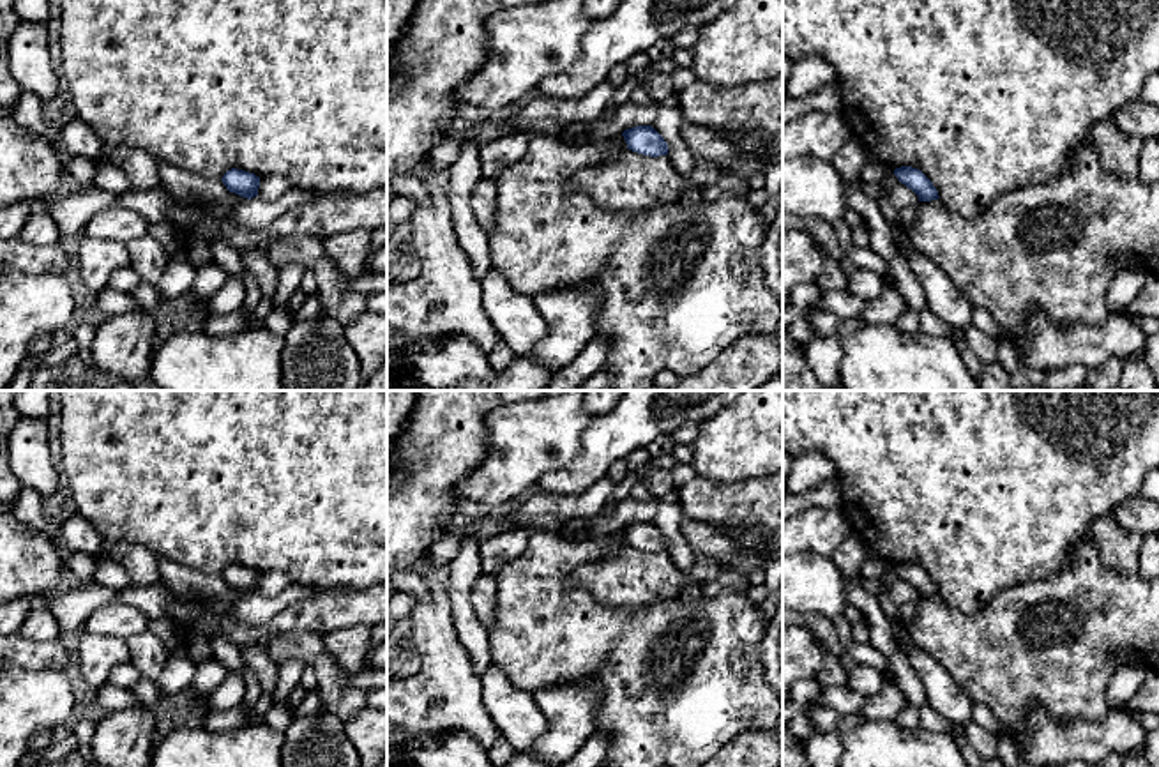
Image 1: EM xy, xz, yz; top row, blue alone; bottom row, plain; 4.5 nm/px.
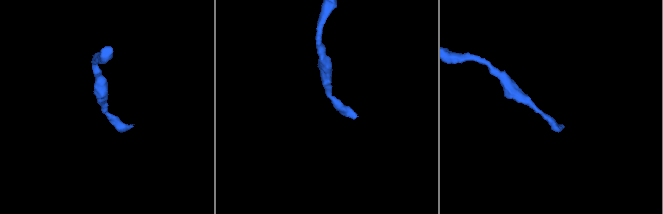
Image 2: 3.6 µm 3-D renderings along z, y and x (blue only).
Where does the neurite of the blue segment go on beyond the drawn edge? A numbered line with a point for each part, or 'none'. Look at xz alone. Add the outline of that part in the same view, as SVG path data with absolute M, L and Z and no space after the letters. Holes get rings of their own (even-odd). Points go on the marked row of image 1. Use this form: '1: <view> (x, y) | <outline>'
none

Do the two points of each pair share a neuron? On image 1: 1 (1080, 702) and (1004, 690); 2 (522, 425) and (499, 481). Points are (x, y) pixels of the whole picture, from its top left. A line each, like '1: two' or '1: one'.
1: one
2: one

